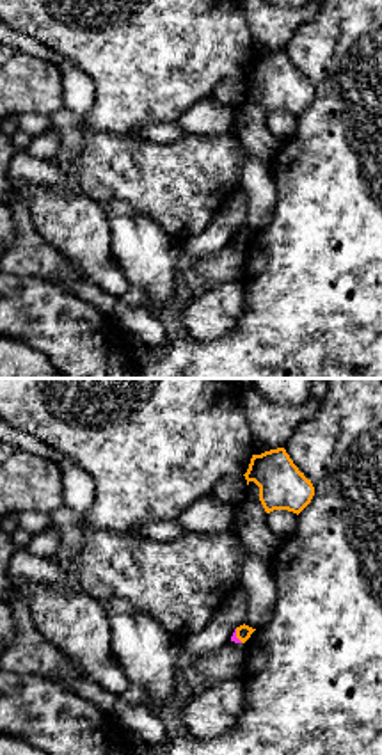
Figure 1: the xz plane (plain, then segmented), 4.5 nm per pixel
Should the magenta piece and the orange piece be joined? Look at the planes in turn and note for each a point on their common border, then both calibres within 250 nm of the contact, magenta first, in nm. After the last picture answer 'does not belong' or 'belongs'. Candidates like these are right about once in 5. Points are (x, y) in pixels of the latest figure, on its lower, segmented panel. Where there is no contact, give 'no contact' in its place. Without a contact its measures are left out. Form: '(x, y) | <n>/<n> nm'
(235, 636) | 30/70 nm

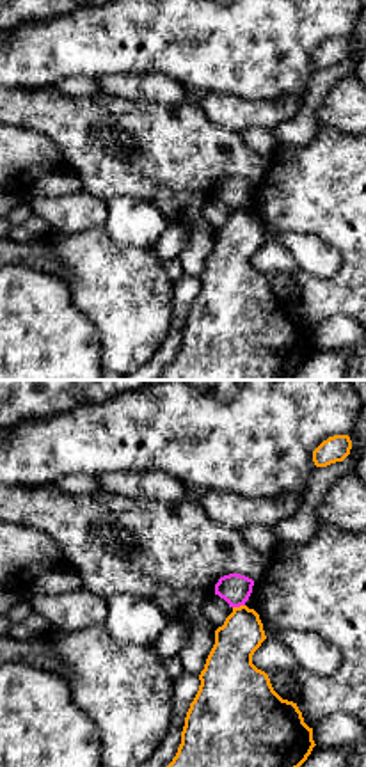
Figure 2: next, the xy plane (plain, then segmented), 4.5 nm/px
(238, 606) | 140/190 nm

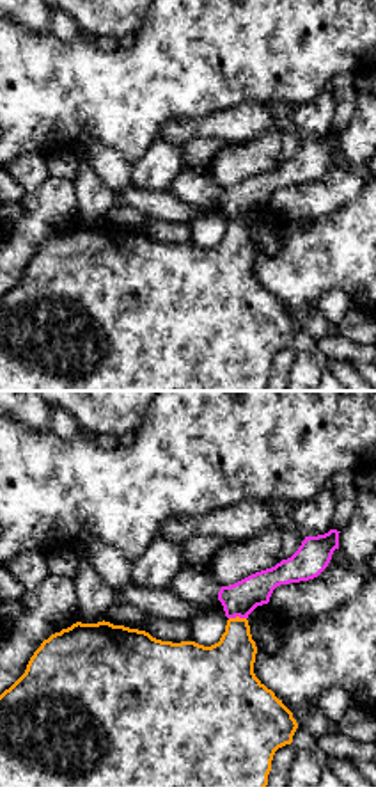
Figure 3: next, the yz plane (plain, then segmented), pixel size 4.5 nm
(236, 615) | 160/260 nm

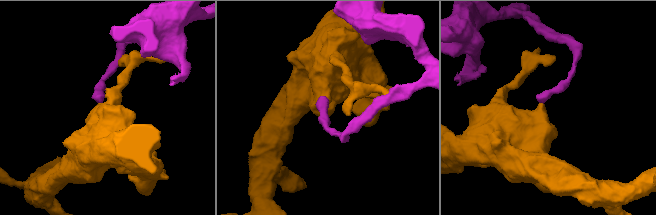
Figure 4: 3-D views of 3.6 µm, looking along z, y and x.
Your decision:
does not belong

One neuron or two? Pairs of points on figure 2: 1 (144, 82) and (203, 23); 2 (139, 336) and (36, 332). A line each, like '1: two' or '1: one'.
1: two
2: two

